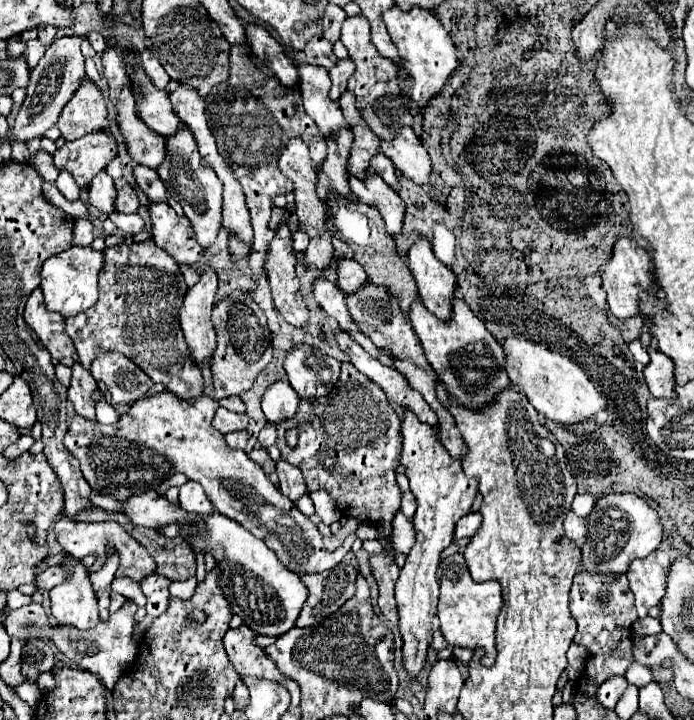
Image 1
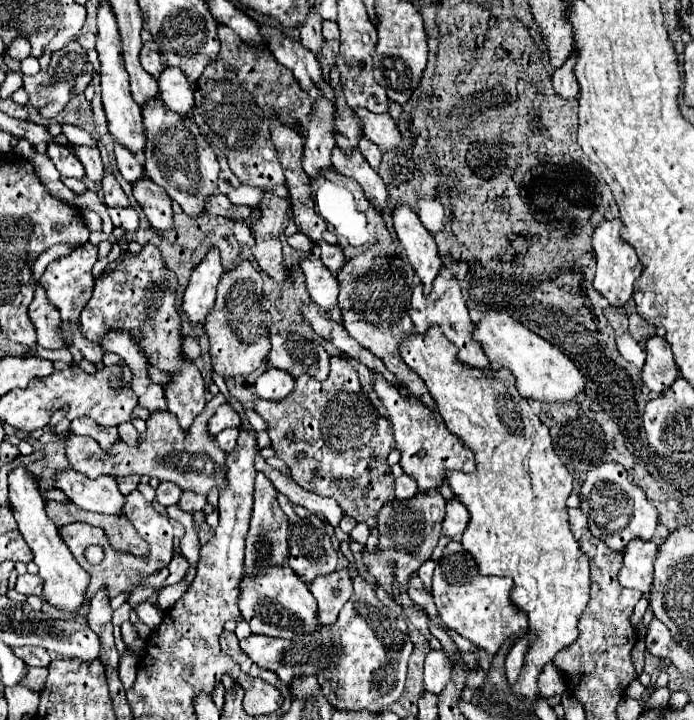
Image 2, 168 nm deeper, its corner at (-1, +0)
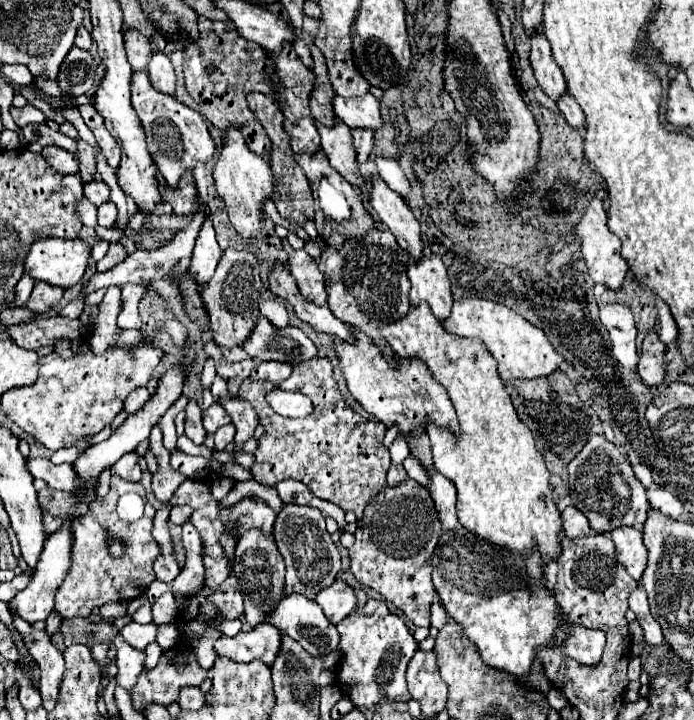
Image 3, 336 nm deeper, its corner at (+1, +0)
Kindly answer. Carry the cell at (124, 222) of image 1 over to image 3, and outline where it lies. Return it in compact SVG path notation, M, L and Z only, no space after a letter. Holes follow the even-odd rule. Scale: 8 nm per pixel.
M106 201L104 205L98 207L98 225L102 227L112 227L116 223L116 205L112 201Z

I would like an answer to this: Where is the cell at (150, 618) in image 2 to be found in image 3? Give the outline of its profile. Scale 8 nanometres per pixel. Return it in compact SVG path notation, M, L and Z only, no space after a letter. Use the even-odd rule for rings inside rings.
M160 625L160 629L158 629L158 639L156 639L156 641L158 641L158 645L160 645L164 651L176 647L178 639L180 639L180 633L178 633L176 627L172 627L172 625Z

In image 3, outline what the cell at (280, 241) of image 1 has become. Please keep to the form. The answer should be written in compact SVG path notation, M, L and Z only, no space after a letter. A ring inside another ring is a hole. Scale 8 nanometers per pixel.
M234 127L224 133L222 151L212 167L212 179L214 179L216 193L222 197L224 205L226 205L226 211L228 211L228 217L230 217L230 223L234 225L234 229L244 239L260 237L260 227L262 227L260 211L262 211L264 199L272 197L272 171L264 157L260 157L248 149L242 133Z

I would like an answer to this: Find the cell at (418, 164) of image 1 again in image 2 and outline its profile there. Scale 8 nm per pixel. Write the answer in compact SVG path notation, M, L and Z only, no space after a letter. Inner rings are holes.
M354 109L364 125L364 135L372 143L376 143L382 151L396 151L400 149L402 135L390 115L376 115L368 109Z

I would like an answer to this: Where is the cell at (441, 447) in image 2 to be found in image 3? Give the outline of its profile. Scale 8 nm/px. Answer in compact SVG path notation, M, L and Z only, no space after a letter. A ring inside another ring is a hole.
M352 327L352 333L356 337L356 343L332 337L332 347L336 351L348 391L368 413L376 415L376 419L384 425L396 423L404 439L410 437L408 429L424 427L428 421L458 431L456 411L448 401L446 389L432 377L432 373L428 373L426 365L420 359L398 359L396 367L392 367L380 349L364 333L360 333L360 329Z

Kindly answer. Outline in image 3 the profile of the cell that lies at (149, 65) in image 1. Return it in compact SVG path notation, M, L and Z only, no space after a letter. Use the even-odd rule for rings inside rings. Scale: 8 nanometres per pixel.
M126 29L124 31L124 43L126 43L126 57L128 63L132 65L134 71L146 71L148 69L148 59L152 57L150 41L136 29Z

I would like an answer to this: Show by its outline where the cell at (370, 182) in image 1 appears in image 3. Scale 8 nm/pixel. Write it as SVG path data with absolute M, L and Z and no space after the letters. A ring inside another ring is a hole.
M336 117L336 121L334 121L332 127L320 125L320 123L316 123L316 125L318 125L320 137L322 137L320 149L328 155L330 165L340 175L344 175L354 187L364 189L366 187L366 181L362 179L362 175L358 171L356 151L354 151L352 135L350 135L352 129L348 129L348 125L344 125L344 121L340 121L338 117Z

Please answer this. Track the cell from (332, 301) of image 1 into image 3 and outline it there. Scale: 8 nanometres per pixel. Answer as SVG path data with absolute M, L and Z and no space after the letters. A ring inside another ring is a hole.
M284 243L284 249L288 253L290 273L296 279L302 297L316 305L326 303L326 283L324 283L324 275L320 275L320 271L318 271L316 261L304 249L294 251L286 243Z

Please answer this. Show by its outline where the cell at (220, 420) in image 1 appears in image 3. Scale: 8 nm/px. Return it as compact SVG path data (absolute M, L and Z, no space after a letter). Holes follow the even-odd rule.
M214 403L212 407L208 407L208 409L202 413L202 423L204 423L204 429L206 429L208 433L216 433L218 427L230 423L230 417L228 417L228 413L224 411L224 407L222 407L220 403Z

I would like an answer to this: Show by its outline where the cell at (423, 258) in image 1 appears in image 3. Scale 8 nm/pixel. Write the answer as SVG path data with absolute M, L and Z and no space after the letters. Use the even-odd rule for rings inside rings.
M378 175L370 177L370 205L380 221L392 231L398 245L420 259L424 245L420 241L420 225L414 219L408 203L396 191L392 191Z

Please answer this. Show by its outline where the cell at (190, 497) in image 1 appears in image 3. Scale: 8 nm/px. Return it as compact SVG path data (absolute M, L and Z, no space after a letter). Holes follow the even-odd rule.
M188 505L172 507L168 521L170 521L170 523L174 523L174 525L184 525L184 523L190 519L190 515L192 515L192 509L190 509Z

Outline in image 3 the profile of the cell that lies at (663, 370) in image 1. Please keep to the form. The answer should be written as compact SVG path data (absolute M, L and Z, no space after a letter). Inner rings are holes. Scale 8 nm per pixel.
M650 331L640 349L640 359L638 359L638 375L648 387L656 387L664 381L666 377L666 365L664 365L664 349L666 345L658 339L654 331Z

